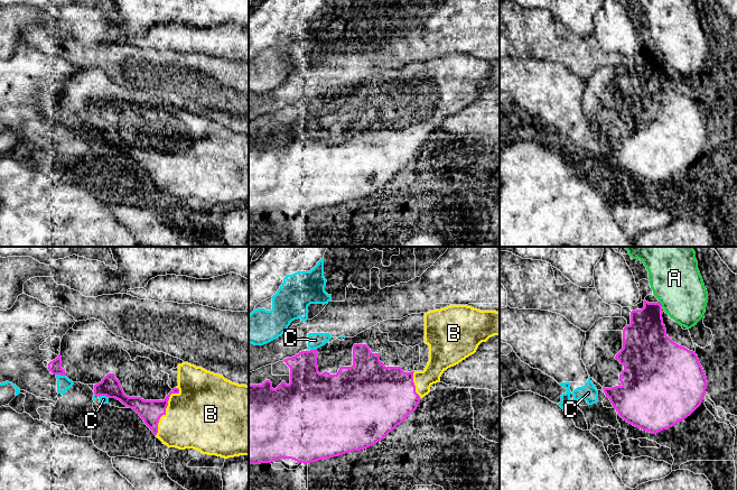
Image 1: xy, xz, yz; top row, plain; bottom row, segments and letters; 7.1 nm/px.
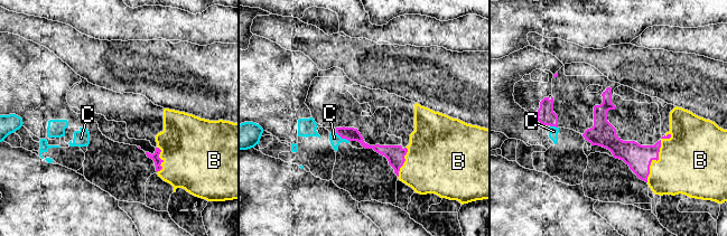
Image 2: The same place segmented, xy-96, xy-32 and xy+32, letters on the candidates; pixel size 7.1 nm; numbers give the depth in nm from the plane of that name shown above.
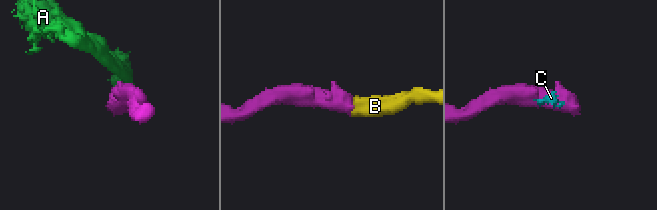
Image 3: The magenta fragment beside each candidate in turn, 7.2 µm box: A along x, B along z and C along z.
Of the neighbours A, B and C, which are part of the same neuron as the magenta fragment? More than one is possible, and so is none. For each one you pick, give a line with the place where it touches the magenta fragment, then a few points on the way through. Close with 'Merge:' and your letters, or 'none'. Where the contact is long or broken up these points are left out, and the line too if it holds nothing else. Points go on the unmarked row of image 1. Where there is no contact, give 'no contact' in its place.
B: xy (165, 158)
Merge: B

